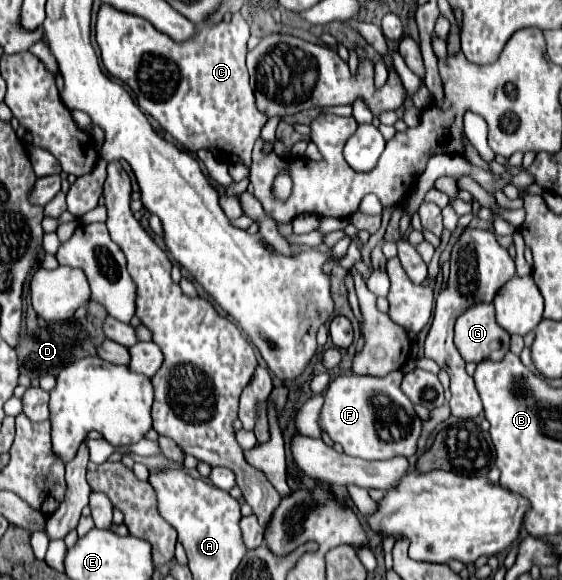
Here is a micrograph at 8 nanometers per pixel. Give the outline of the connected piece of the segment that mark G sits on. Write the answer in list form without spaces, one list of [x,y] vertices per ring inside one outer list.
[[[473,305],[455,323],[455,343],[465,361],[499,361],[509,353],[511,335],[495,321],[495,307]]]

